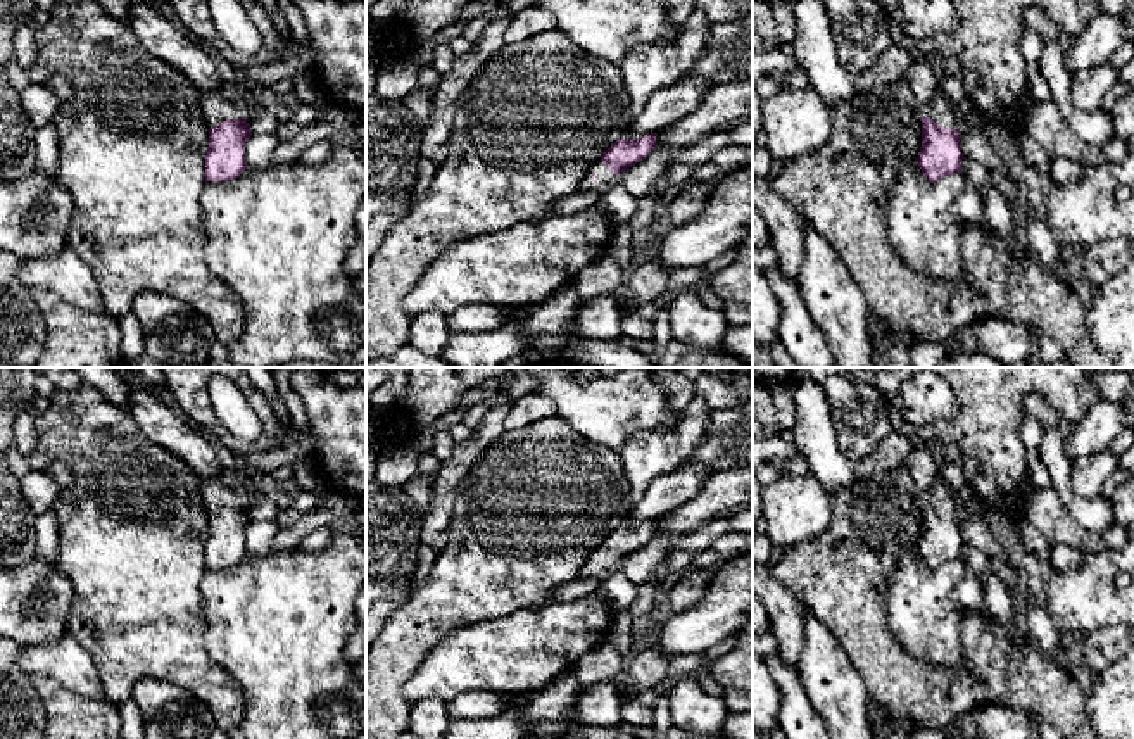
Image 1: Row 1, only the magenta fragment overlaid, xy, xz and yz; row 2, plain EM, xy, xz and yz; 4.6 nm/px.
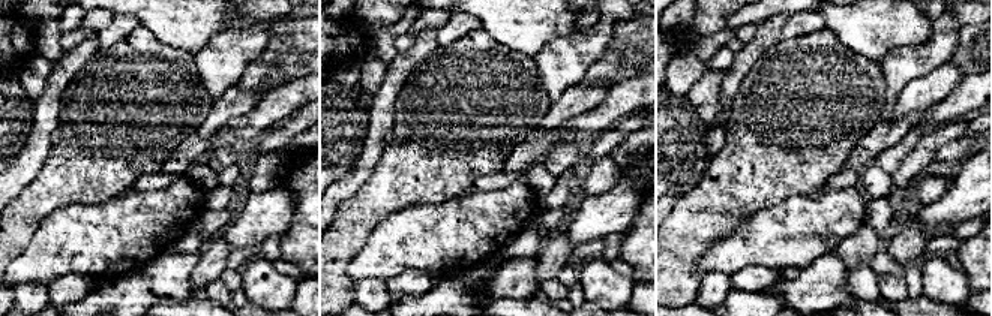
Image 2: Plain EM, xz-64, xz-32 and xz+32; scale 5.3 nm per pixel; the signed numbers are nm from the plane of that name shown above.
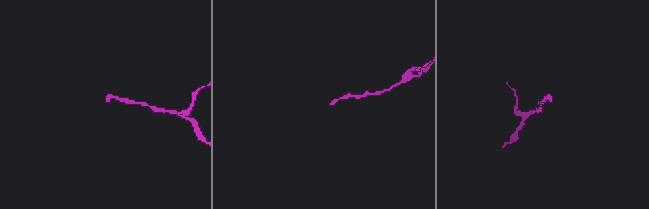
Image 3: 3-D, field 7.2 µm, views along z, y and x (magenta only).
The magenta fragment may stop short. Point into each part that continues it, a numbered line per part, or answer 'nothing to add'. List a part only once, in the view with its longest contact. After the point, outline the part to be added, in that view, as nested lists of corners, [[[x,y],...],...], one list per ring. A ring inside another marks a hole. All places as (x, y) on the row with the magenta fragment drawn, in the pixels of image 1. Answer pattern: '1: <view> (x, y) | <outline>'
1: yz (939, 109) | [[[939,90],[934,98],[920,109],[923,117],[930,117],[942,128],[963,131],[963,119],[958,114],[958,105],[953,104],[942,90]]]

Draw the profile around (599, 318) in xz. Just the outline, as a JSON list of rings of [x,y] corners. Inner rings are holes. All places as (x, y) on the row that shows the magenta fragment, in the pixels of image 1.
[[[613,295],[587,299],[575,313],[573,333],[580,340],[613,342],[623,333],[621,318]]]

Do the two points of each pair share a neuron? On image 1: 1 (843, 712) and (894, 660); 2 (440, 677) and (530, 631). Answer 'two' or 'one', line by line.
1: two
2: one

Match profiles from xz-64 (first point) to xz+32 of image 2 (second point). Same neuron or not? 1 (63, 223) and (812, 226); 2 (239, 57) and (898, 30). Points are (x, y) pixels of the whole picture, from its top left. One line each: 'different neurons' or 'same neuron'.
1: same neuron
2: different neurons

